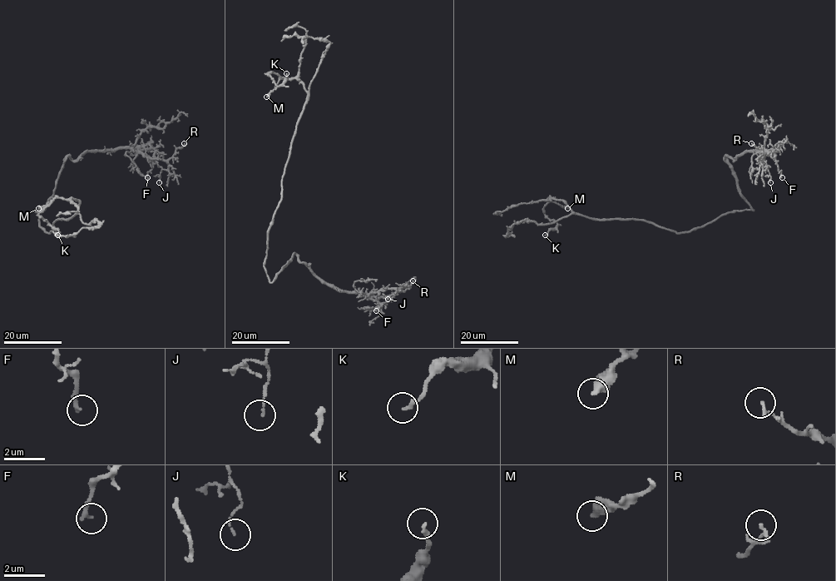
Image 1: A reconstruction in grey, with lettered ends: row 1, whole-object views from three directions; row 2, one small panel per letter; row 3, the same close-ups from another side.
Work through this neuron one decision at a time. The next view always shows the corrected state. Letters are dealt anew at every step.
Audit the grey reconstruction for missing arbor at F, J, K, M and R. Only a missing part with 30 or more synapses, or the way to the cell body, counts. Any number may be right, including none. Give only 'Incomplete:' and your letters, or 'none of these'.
Incomplete: none of these

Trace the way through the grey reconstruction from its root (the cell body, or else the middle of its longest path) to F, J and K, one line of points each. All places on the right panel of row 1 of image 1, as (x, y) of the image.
F: (711, 221), (736, 211), (754, 210), (740, 193), (725, 156), (734, 160), (745, 151), (774, 149), (782, 177)
J: (711, 221), (754, 210), (725, 156), (734, 160), (763, 148), (760, 162), (770, 182)
K: (711, 221), (676, 233), (640, 220), (588, 218), (550, 197), (544, 212), (556, 225), (545, 235)

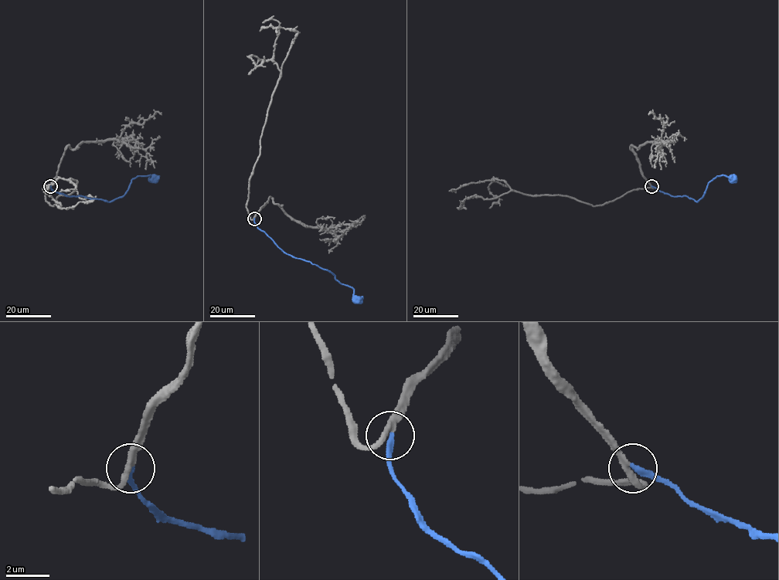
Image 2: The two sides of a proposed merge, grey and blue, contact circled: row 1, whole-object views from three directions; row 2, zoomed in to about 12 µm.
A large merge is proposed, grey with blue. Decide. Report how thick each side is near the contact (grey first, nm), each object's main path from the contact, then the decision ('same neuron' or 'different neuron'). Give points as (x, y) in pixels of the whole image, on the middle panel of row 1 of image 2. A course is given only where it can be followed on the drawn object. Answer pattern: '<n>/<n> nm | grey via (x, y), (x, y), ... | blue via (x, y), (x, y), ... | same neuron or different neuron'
280/280 nm | grey via (254, 218), (246, 204), (249, 181), (260, 154), (271, 96), (297, 32), (270, 26), (260, 31) | blue via (254, 218), (259, 228), (284, 252), (328, 270), (341, 283), (353, 289), (353, 299), (357, 300) | same neuron

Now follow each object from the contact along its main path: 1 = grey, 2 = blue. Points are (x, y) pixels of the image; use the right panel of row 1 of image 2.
1: (651, 186), (592, 206), (567, 196), (511, 191), (493, 198), (465, 198), (459, 208), (464, 205)
2: (651, 186), (673, 196), (685, 195), (697, 201), (708, 184), (717, 176), (726, 175), (734, 181), (734, 178)

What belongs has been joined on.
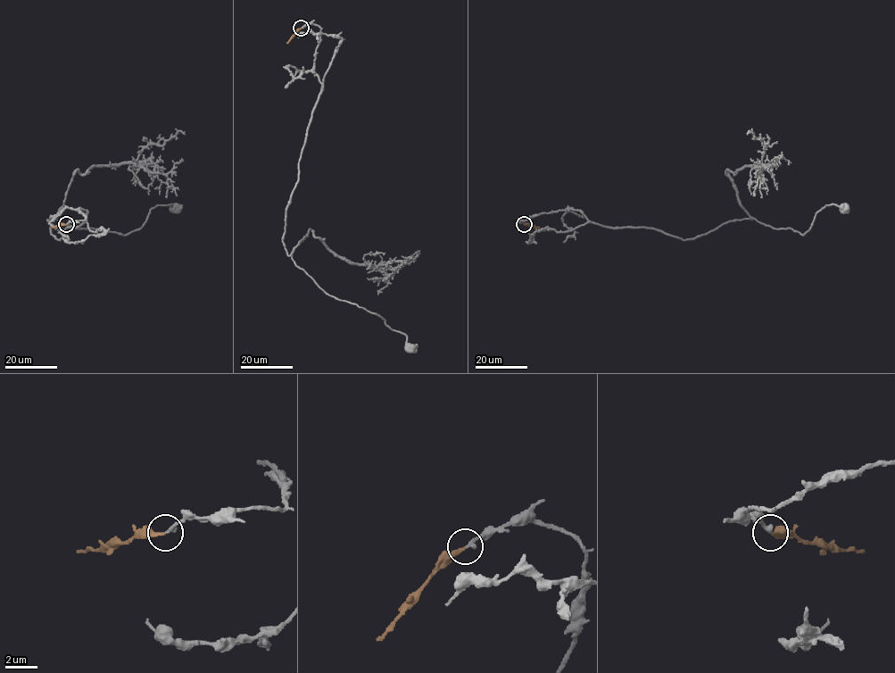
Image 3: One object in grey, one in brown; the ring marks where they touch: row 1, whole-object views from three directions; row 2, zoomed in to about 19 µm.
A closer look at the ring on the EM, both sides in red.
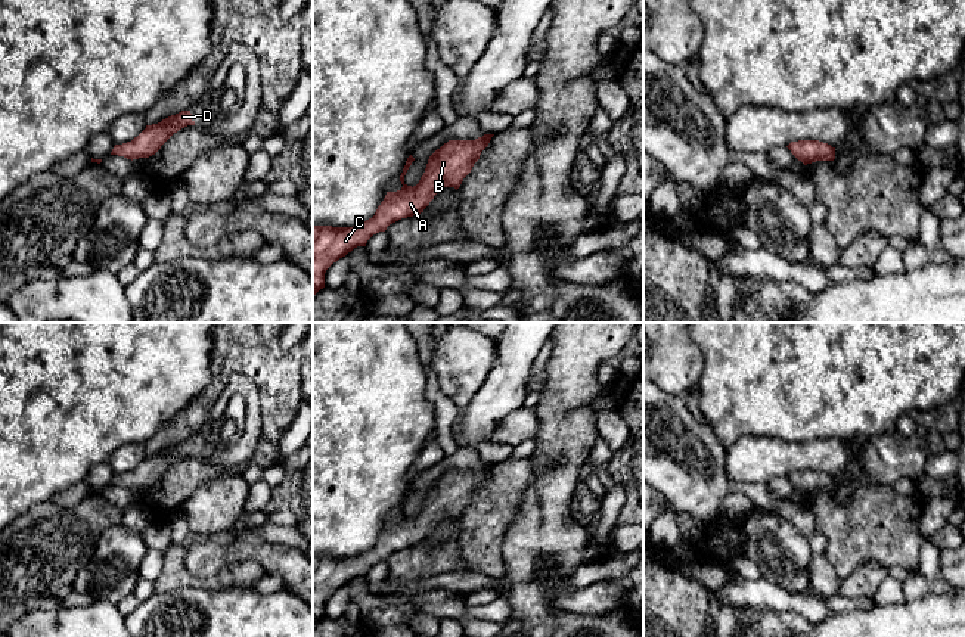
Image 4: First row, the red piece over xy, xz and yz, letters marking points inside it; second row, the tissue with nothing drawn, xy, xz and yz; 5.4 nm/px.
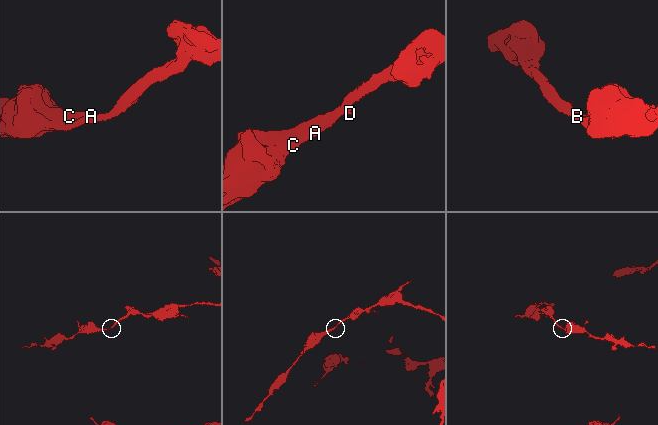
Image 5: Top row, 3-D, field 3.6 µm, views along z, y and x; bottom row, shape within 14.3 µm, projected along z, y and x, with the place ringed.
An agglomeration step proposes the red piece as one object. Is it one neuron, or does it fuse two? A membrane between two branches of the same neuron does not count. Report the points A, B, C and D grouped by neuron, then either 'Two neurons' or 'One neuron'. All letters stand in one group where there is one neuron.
Groups: A B C D. One neuron

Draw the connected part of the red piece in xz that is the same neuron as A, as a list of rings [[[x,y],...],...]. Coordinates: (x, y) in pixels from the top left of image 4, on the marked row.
[[[493,136],[449,140],[429,156],[423,175],[413,187],[404,183],[404,175],[415,161],[410,155],[400,175],[403,187],[387,192],[372,218],[353,227],[313,226],[313,298],[325,288],[326,270],[339,258],[357,246],[366,246],[373,234],[385,232],[390,224],[423,212],[444,187],[457,190]]]

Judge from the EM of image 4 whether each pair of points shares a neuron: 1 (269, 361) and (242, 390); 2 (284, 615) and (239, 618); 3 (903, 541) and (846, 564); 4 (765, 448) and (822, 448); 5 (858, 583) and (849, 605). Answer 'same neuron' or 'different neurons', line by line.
1: different neurons
2: same neuron
3: same neuron
4: same neuron
5: different neurons

